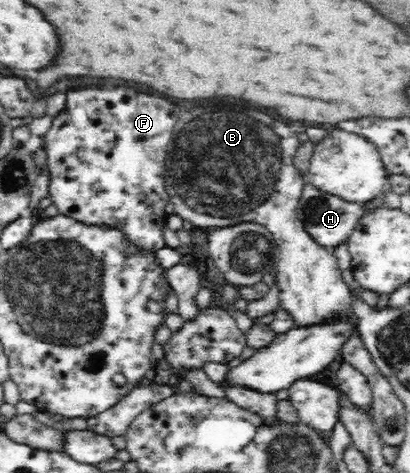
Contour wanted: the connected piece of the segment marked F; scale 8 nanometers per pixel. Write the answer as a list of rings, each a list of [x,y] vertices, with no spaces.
[[[85,87],[67,91],[66,105],[54,119],[44,136],[47,152],[46,170],[49,176],[49,193],[60,215],[86,225],[108,226],[127,238],[141,252],[155,252],[166,247],[163,229],[168,214],[165,205],[171,201],[166,192],[165,159],[167,145],[175,130],[181,111],[165,97],[139,93],[129,87]]]

